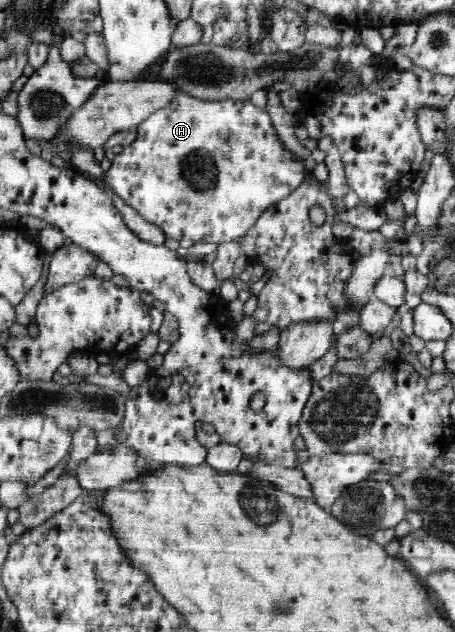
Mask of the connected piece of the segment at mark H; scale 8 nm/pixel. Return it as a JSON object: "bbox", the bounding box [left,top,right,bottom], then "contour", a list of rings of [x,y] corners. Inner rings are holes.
{"bbox":[100,93,308,244],"contour":[[[179,93],[170,106],[155,112],[155,115],[139,124],[137,128],[137,140],[129,146],[123,147],[123,150],[115,155],[111,168],[106,173],[106,178],[100,185],[103,190],[115,187],[115,191],[125,199],[125,203],[135,208],[147,222],[152,222],[156,227],[159,227],[164,232],[166,238],[175,238],[175,240],[179,241],[183,240],[183,238],[189,238],[194,243],[215,242],[215,244],[221,244],[227,241],[237,241],[242,236],[245,236],[264,210],[275,204],[276,200],[285,199],[299,184],[303,183],[308,172],[307,168],[305,168],[306,162],[304,156],[300,152],[299,156],[297,156],[297,152],[295,154],[295,151],[286,147],[286,144],[279,138],[279,133],[275,129],[270,114],[263,108],[254,106],[249,99],[203,101],[184,93]]]}

